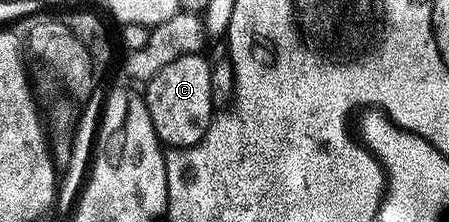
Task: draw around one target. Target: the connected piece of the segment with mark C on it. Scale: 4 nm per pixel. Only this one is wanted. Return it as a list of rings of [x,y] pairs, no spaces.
[[[201,53],[180,56],[180,60],[172,60],[165,68],[160,68],[156,76],[152,76],[144,86],[144,97],[148,116],[152,116],[152,128],[156,128],[158,141],[170,148],[181,148],[196,144],[208,132],[211,121],[216,113],[216,107],[212,100],[212,80],[210,79],[209,61],[202,59]]]

